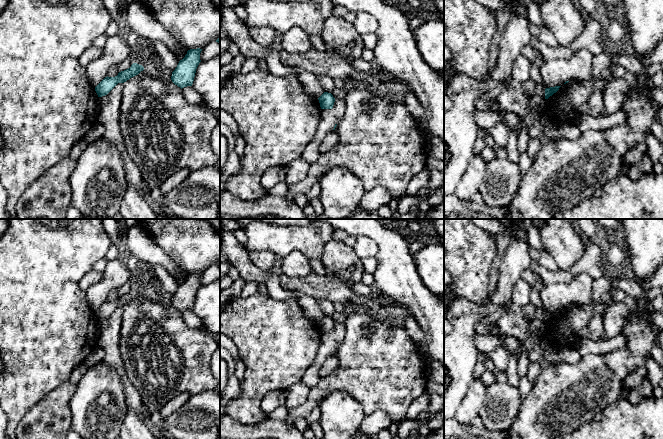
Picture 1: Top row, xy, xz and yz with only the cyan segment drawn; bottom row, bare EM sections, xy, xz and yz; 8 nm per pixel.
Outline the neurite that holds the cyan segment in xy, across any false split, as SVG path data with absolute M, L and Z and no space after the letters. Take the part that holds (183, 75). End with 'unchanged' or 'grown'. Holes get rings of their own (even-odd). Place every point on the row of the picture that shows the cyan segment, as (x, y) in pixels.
M190 49L185 57L179 61L177 67L172 72L172 82L181 89L187 86L192 86L196 69L201 62L200 53L202 49Z | unchanged

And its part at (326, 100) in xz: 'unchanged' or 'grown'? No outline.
unchanged

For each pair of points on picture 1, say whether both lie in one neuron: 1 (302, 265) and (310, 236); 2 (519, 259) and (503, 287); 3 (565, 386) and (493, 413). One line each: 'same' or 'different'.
1: different
2: same
3: different

